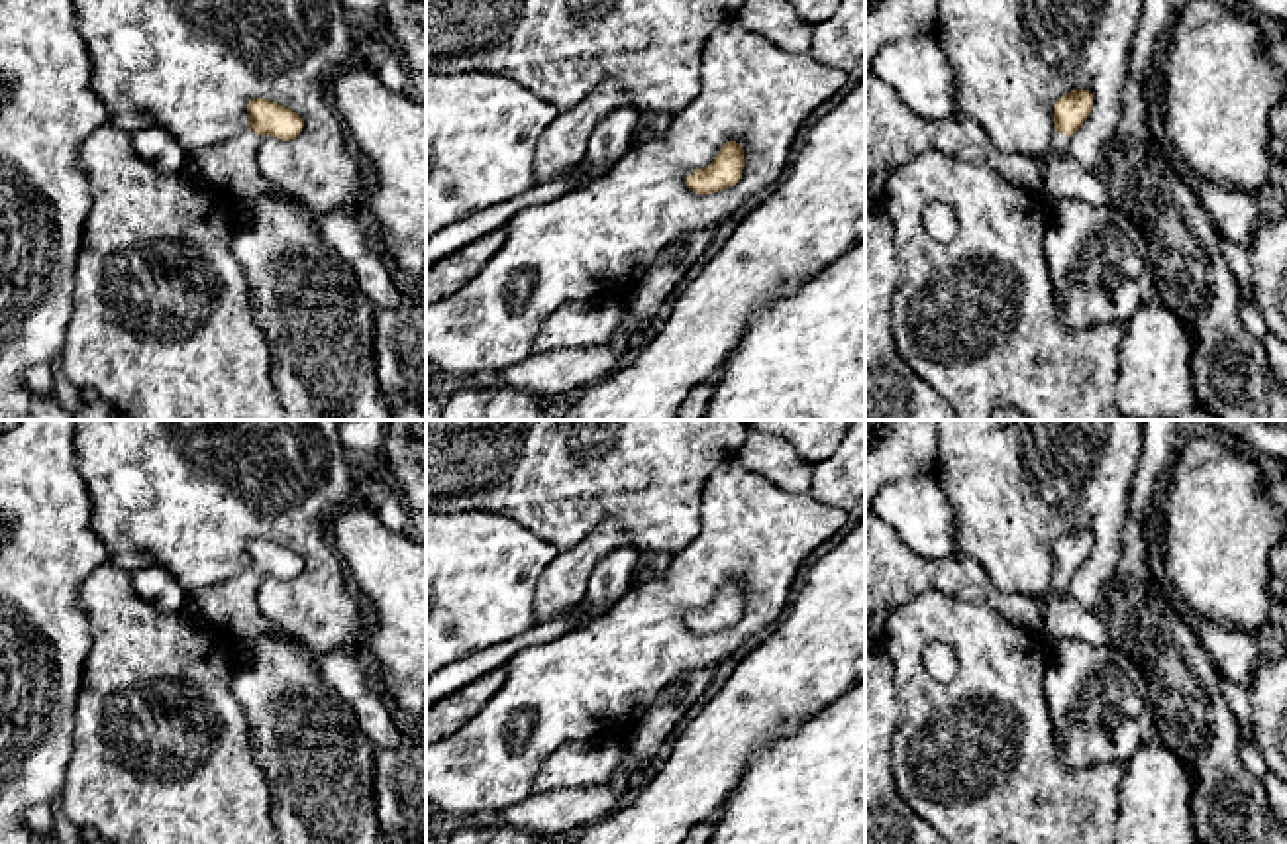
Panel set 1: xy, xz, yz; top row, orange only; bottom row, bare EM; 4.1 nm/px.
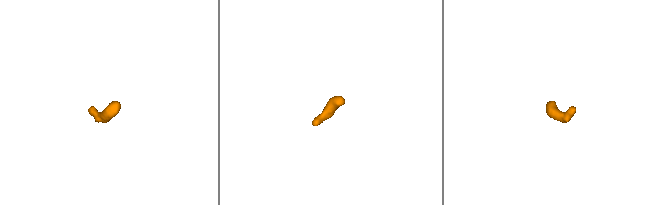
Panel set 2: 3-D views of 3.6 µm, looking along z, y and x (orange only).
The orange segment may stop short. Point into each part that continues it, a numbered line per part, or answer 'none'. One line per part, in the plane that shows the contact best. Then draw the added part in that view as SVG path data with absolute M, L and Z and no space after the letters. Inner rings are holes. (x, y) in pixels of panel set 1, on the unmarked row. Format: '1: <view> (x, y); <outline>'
1: xy (232, 605); M253 569L235 575L230 581L206 587L190 597L202 616L237 638L259 638L275 634L277 626L263 616L257 605L257 585L261 575Z

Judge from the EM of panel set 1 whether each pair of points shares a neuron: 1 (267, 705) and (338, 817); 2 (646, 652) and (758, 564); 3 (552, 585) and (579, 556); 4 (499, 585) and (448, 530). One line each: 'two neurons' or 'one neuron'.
1: one neuron
2: one neuron
3: one neuron
4: one neuron

